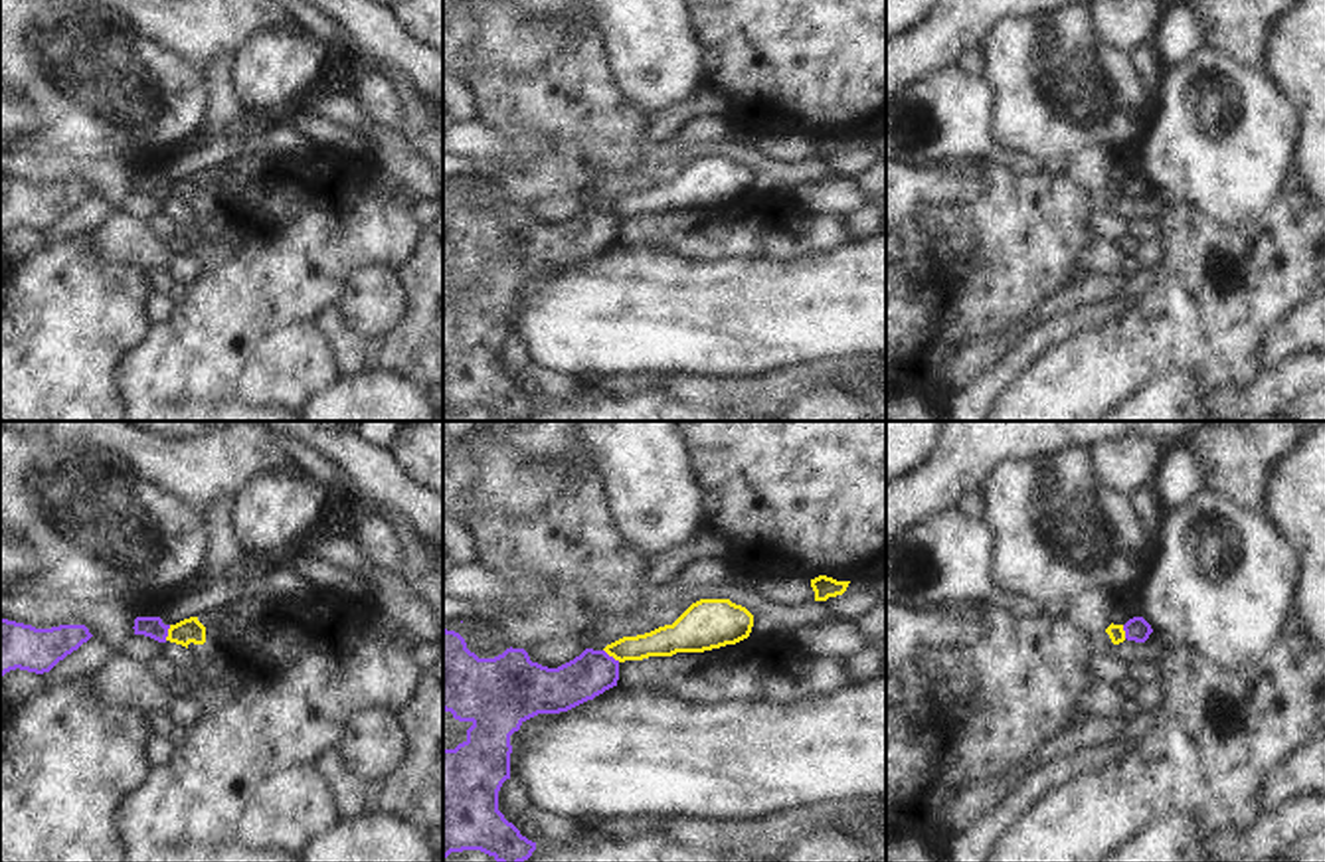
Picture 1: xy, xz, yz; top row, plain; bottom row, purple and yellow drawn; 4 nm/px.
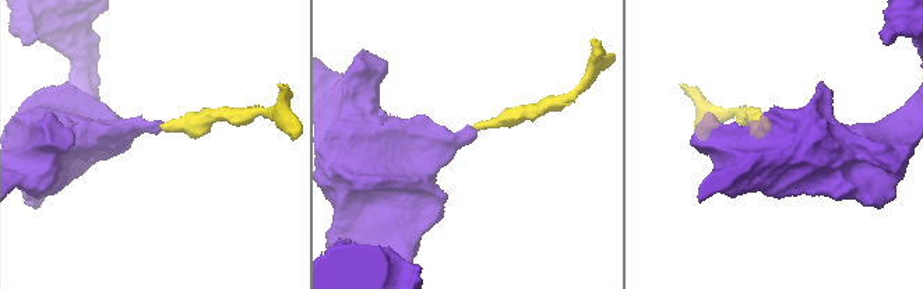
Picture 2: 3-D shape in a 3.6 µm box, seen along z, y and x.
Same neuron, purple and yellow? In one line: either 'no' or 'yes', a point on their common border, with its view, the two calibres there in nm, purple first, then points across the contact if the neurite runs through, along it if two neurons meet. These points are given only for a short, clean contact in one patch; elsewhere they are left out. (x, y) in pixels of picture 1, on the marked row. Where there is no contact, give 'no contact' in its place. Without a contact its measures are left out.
no; meets purple in xz at (612, 657); 180 nm thick on the purple side, 130 nm on the other; border along xz (604, 649), (619, 661)

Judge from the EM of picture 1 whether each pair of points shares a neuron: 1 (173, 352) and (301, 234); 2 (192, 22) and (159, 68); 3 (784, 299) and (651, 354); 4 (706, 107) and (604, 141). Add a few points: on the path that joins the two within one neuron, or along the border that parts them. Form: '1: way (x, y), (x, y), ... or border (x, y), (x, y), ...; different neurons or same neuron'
1: way (204, 331), (269, 265); same neuron
2: border (131, 24), (159, 46), (204, 64); different neurons
3: way (750, 317), (685, 321); same neuron
4: border (649, 123), (645, 127), (645, 145); different neurons

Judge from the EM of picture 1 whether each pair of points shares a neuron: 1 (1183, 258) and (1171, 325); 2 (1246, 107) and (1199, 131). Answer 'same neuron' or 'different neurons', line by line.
1: same neuron
2: same neuron

